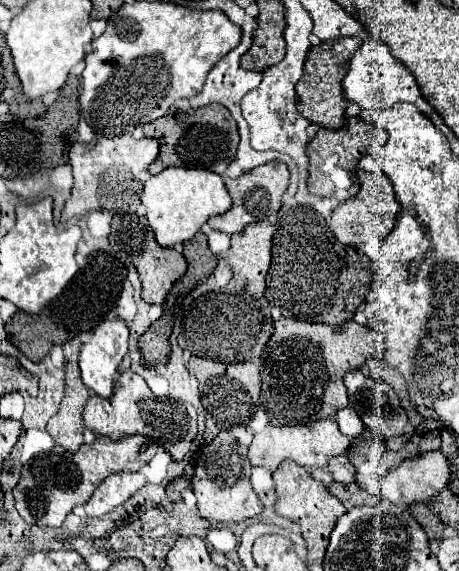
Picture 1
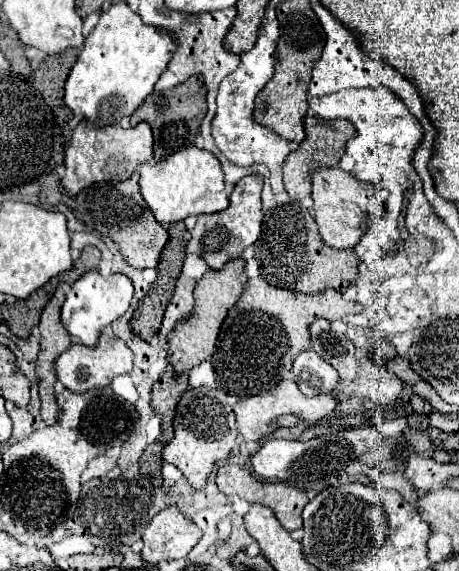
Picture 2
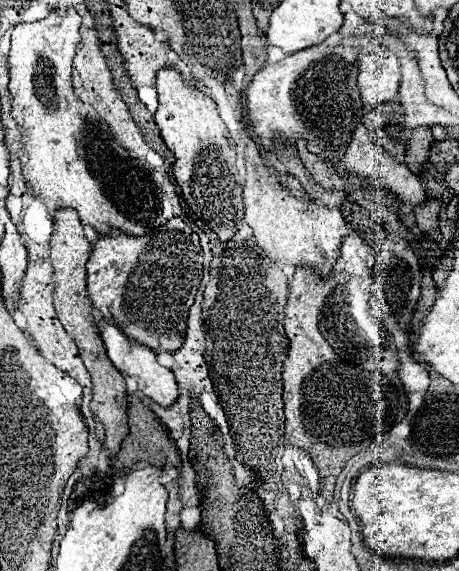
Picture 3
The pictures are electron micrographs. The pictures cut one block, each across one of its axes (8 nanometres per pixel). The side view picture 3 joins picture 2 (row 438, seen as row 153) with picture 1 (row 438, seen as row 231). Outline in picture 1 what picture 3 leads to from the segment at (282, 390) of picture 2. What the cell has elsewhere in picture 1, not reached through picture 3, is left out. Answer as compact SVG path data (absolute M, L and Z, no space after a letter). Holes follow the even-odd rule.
M334 418L318 420L318 422L314 422L314 428L310 428L310 424L302 424L302 426L268 424L262 432L254 434L252 444L248 446L248 458L250 458L252 466L264 466L268 470L276 470L276 466L286 458L290 458L306 468L324 468L330 456L344 454L348 446L350 446L350 440L348 440L348 436L344 436L338 430Z

